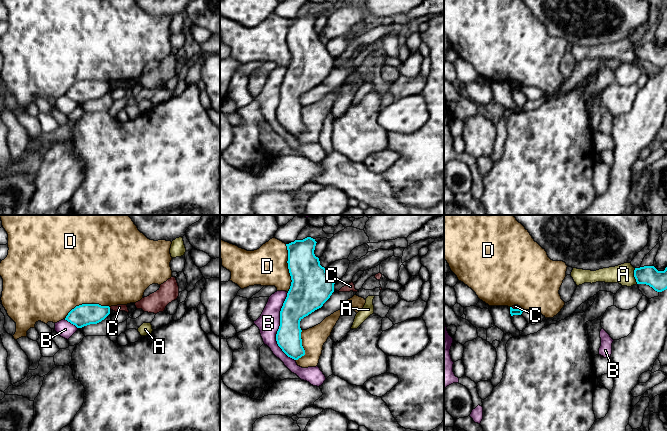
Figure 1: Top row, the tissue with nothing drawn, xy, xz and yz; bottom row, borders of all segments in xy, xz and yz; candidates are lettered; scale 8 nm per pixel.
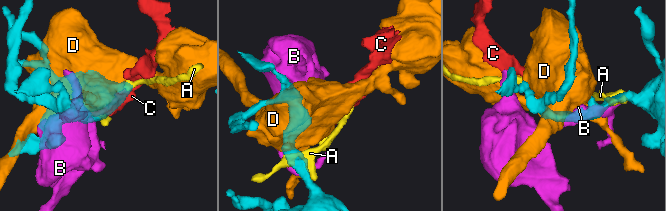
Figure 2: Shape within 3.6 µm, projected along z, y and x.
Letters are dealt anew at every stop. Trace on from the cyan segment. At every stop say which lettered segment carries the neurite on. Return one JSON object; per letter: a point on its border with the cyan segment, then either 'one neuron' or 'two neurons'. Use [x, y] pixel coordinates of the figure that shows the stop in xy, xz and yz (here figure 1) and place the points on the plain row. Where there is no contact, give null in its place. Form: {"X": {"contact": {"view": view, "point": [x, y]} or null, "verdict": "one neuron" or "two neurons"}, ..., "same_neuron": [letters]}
{"A": {"contact": {"view": "yz", "point": [634, 52]}, "verdict": "two neurons"}, "B": {"contact": {"view": "xz", "point": [279, 103]}, "verdict": "two neurons"}, "C": {"contact": {"view": "yz", "point": [516, 85]}, "verdict": "two neurons"}, "D": {"contact": {"view": "xz", "point": [288, 44]}, "verdict": "two neurons"}, "same_neuron": []}

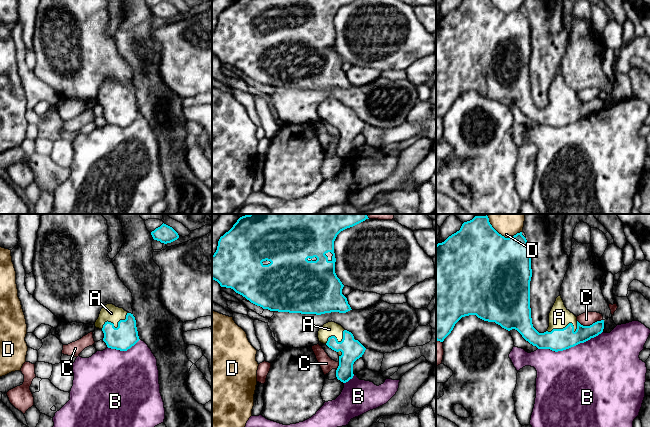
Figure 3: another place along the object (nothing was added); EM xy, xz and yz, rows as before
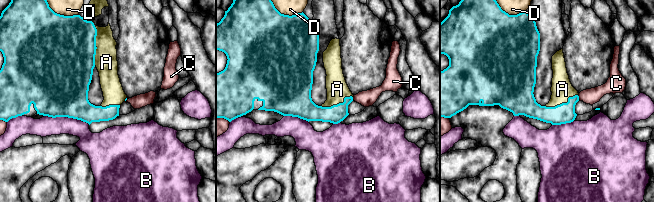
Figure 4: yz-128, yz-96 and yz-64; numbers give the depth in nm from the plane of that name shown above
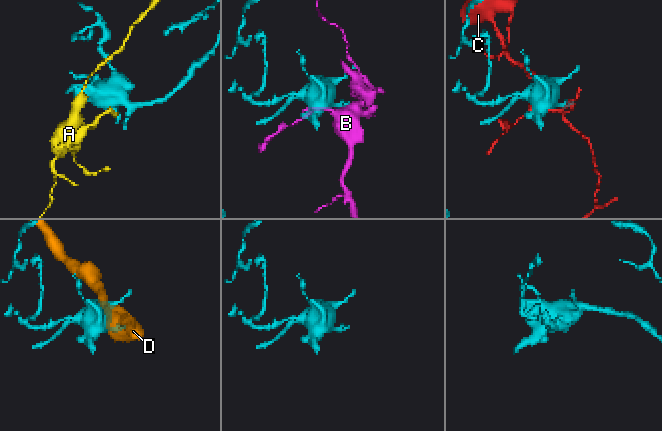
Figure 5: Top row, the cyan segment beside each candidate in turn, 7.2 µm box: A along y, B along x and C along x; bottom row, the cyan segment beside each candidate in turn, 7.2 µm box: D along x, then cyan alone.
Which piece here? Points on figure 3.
{"A": {"contact": {"view": "yz", "point": [567, 101]}, "verdict": "one neuron"}, "B": {"contact": {"view": "yz", "point": [570, 123]}, "verdict": "two neurons"}, "C": {"contact": {"view": "yz", "point": [590, 101]}, "verdict": "two neurons"}, "D": {"contact": {"view": "yz", "point": [506, 14]}, "verdict": "two neurons"}, "same_neuron": ["A"]}

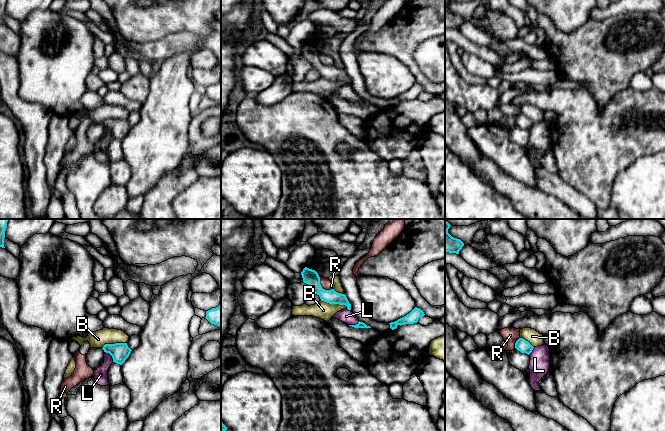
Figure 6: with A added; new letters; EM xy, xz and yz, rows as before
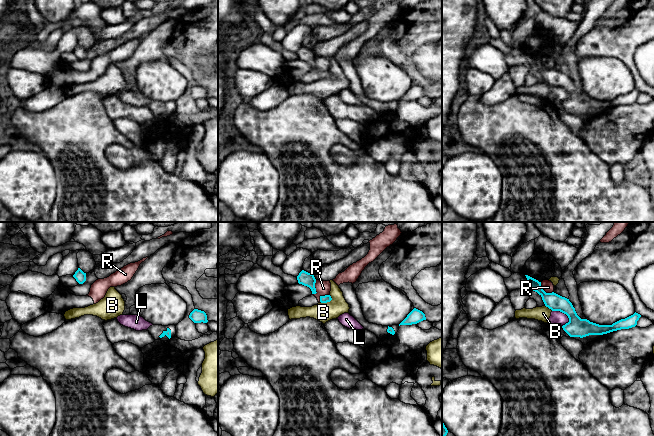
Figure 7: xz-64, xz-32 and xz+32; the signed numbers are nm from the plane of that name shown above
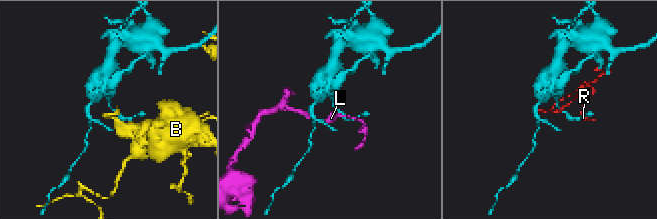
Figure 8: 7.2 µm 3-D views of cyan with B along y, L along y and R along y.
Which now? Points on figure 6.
{"B": {"contact": {"view": "xz", "point": [334, 79]}, "verdict": "two neurons"}, "L": {"contact": {"view": "xy", "point": [111, 131]}, "verdict": "two neurons"}, "R": {"contact": {"view": "xz", "point": [321, 63]}, "verdict": "two neurons"}, "same_neuron": []}

